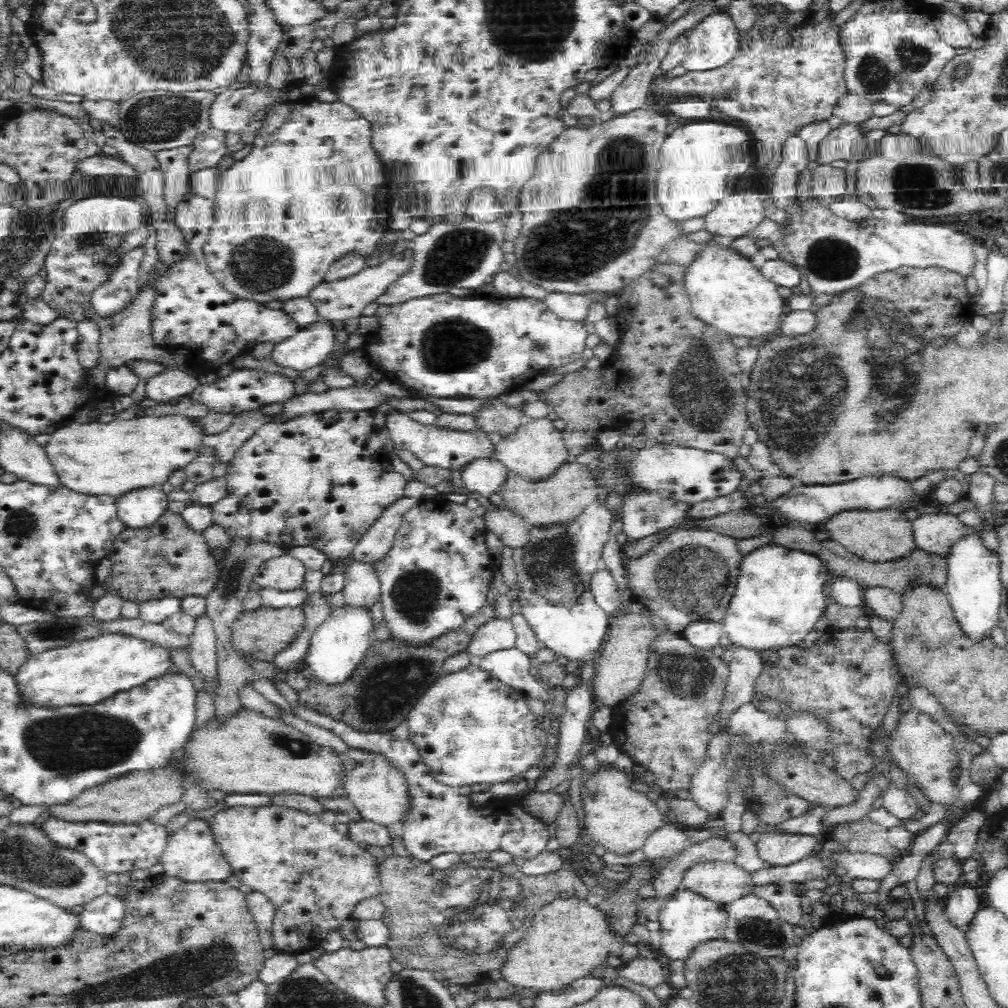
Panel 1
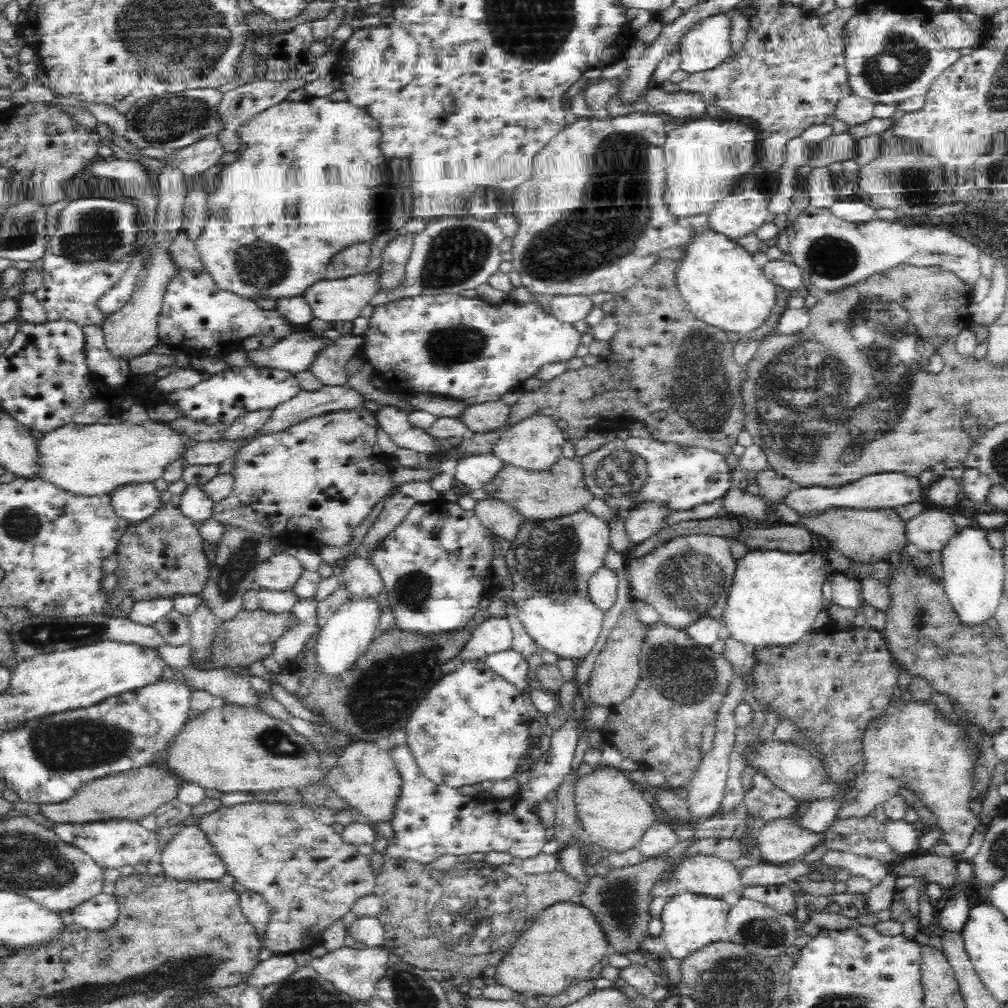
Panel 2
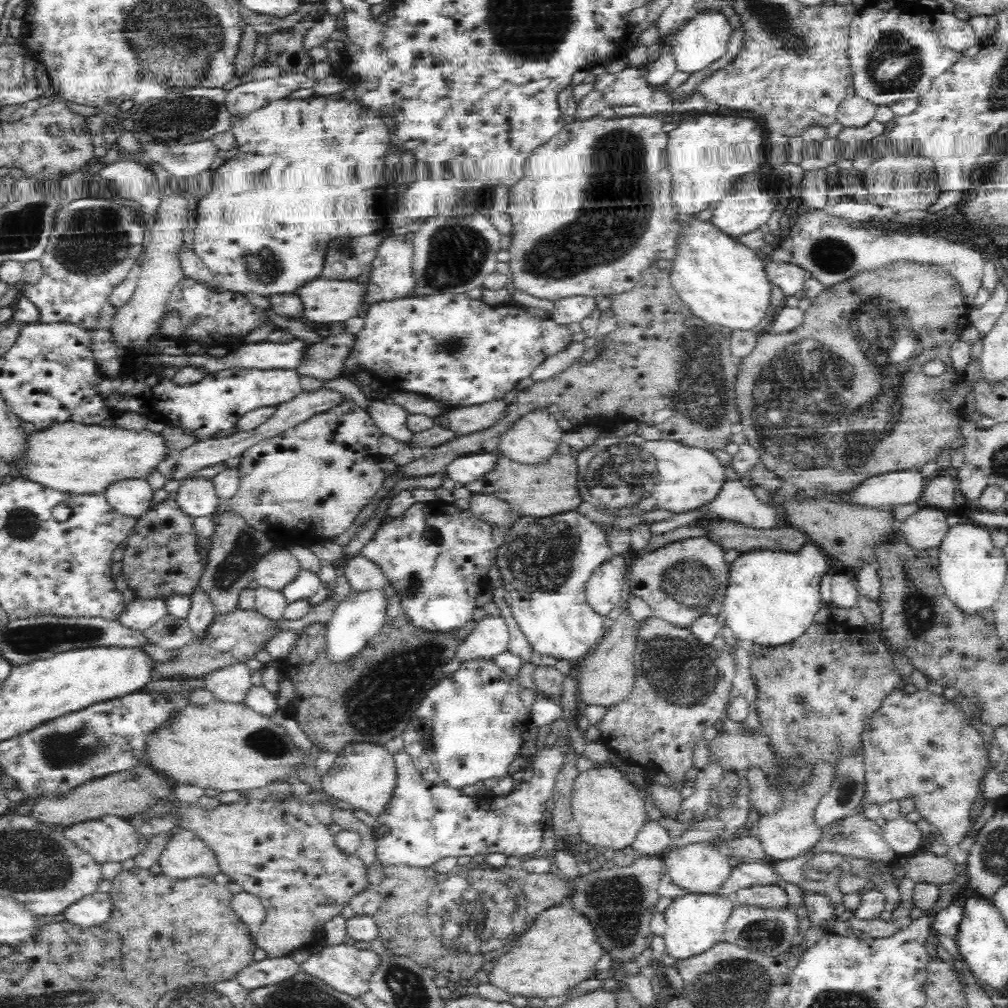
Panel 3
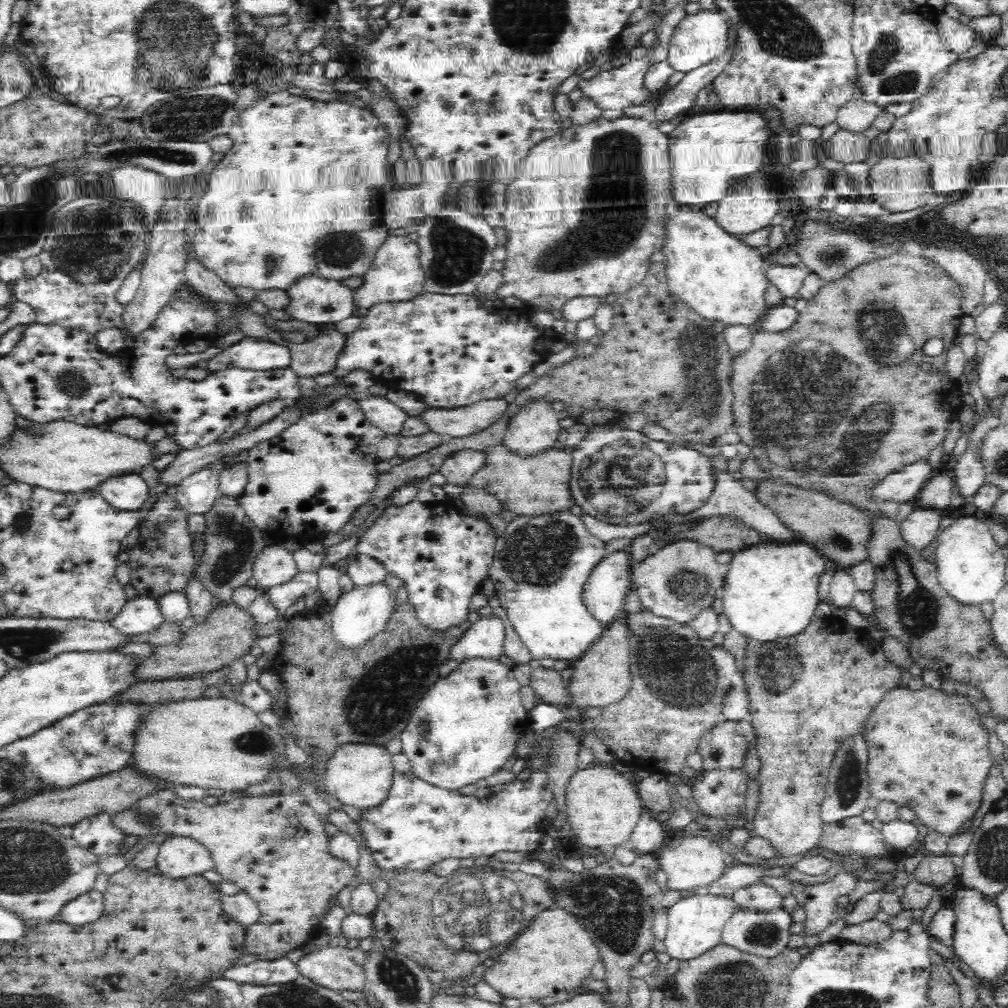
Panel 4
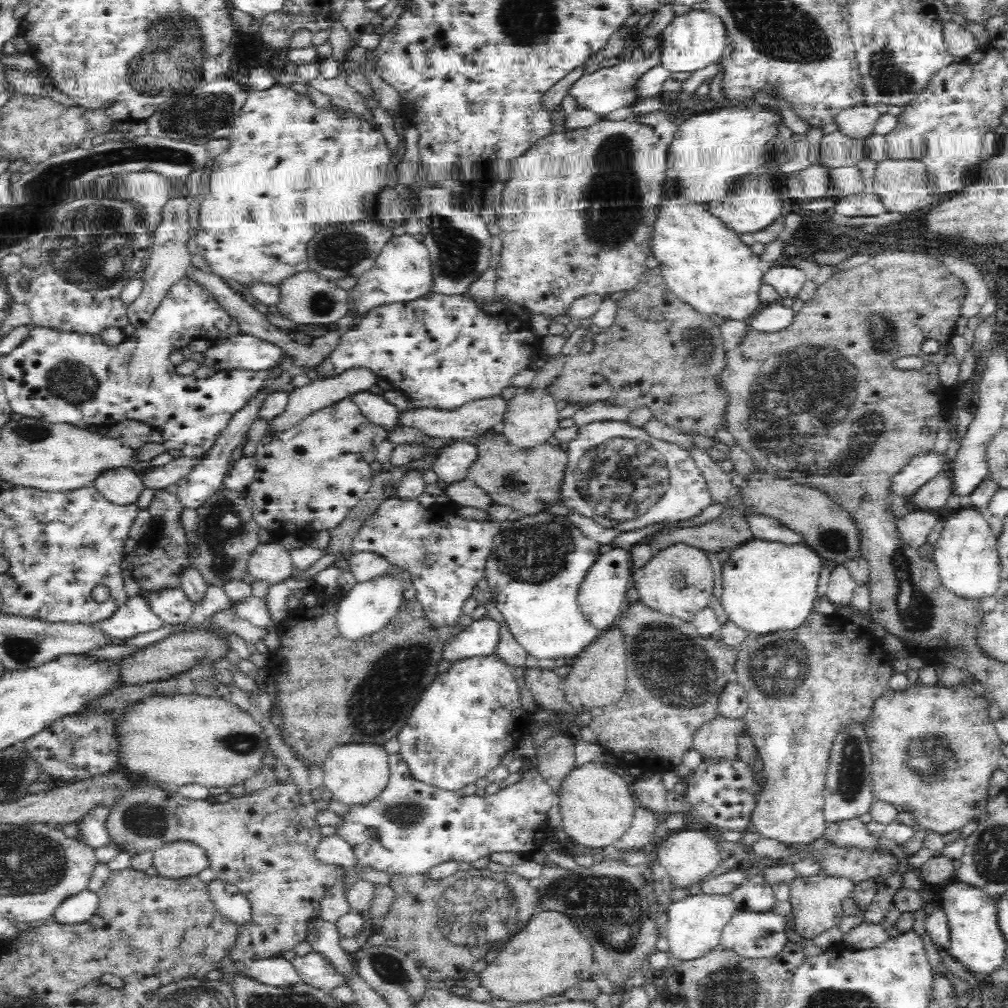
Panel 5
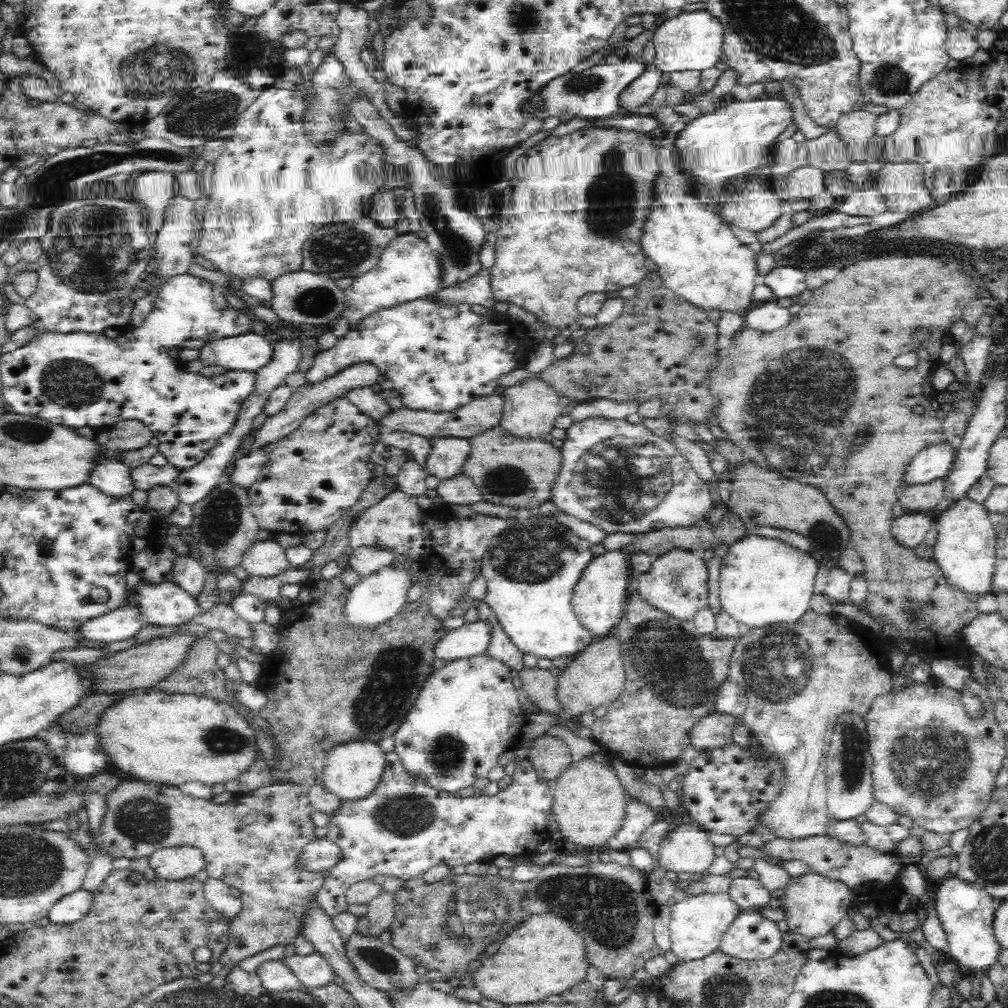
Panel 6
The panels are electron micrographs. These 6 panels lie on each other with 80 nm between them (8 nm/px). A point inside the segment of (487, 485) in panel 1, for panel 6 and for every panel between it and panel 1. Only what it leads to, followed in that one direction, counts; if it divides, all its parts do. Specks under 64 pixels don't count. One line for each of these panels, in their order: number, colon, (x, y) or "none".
2: (473, 472)
3: (466, 469)
4: (461, 466)
5: (452, 465)
6: (448, 455)

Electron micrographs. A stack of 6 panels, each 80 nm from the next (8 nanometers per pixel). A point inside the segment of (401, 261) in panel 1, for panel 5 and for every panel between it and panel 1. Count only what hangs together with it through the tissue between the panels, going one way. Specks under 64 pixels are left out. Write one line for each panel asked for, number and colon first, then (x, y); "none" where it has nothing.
2: (333, 301)
3: (326, 300)
4: (315, 300)
5: (308, 298)

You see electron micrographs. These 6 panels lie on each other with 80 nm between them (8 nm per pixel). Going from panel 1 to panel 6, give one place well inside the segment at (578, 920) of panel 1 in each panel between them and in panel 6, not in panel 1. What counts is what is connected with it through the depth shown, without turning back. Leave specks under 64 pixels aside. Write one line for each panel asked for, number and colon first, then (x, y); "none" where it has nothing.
2: (561, 946)
3: (559, 950)
4: (555, 952)
5: (548, 956)
6: (545, 956)

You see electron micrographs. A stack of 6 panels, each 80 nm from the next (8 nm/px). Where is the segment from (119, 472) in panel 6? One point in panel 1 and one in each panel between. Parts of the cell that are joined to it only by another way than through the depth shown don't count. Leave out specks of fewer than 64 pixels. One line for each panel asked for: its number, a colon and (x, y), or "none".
1: (141, 508)
2: (134, 503)
3: (133, 498)
4: (128, 493)
5: (122, 486)

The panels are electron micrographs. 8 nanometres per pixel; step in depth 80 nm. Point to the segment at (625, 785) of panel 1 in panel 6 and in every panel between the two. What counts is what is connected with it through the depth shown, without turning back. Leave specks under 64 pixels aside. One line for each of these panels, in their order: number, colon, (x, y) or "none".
2: (614, 814)
3: (609, 808)
4: (603, 807)
5: (597, 806)
6: (589, 805)

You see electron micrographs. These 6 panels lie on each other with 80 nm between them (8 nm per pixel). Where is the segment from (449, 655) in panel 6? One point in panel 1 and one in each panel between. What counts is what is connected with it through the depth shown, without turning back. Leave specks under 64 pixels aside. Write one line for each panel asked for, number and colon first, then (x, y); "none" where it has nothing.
1: (498, 634)
2: (495, 635)
3: (491, 637)
4: (485, 639)
5: (480, 639)

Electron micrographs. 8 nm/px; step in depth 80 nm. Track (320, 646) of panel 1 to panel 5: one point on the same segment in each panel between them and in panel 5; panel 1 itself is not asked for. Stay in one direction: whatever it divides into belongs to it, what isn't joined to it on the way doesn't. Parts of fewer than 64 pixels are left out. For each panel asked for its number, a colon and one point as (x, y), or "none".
2: (343, 638)
3: (356, 620)
4: (361, 613)
5: (366, 608)

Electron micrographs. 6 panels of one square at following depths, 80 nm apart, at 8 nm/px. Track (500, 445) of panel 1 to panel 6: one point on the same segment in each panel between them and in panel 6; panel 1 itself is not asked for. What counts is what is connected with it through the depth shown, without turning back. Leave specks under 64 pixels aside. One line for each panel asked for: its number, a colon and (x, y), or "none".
2: (535, 444)
3: (533, 440)
4: (535, 429)
5: (531, 419)
6: (530, 408)

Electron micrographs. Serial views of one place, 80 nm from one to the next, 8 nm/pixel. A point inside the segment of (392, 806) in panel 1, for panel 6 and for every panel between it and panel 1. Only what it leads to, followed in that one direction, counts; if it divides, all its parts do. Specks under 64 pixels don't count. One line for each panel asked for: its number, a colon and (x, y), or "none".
2: (365, 776)
3: (364, 775)
4: (360, 775)
5: (355, 773)
6: (352, 771)

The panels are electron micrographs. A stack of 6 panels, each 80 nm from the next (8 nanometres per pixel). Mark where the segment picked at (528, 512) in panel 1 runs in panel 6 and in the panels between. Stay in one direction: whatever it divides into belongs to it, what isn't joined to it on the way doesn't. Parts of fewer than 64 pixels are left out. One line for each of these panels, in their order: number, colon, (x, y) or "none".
2: (562, 490)
3: (552, 488)
4: (534, 486)
5: (530, 479)
6: (516, 473)

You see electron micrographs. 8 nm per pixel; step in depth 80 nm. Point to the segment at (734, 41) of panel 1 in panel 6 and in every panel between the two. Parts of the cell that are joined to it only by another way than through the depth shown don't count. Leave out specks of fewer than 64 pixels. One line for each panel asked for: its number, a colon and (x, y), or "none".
2: (708, 44)
3: (705, 38)
4: (701, 37)
5: (692, 41)
6: (693, 40)

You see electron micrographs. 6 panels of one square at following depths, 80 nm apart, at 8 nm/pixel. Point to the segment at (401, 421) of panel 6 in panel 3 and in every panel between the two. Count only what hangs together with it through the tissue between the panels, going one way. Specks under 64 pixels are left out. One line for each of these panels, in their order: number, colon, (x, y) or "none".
3: (469, 419)
4: (457, 422)
5: (473, 419)

